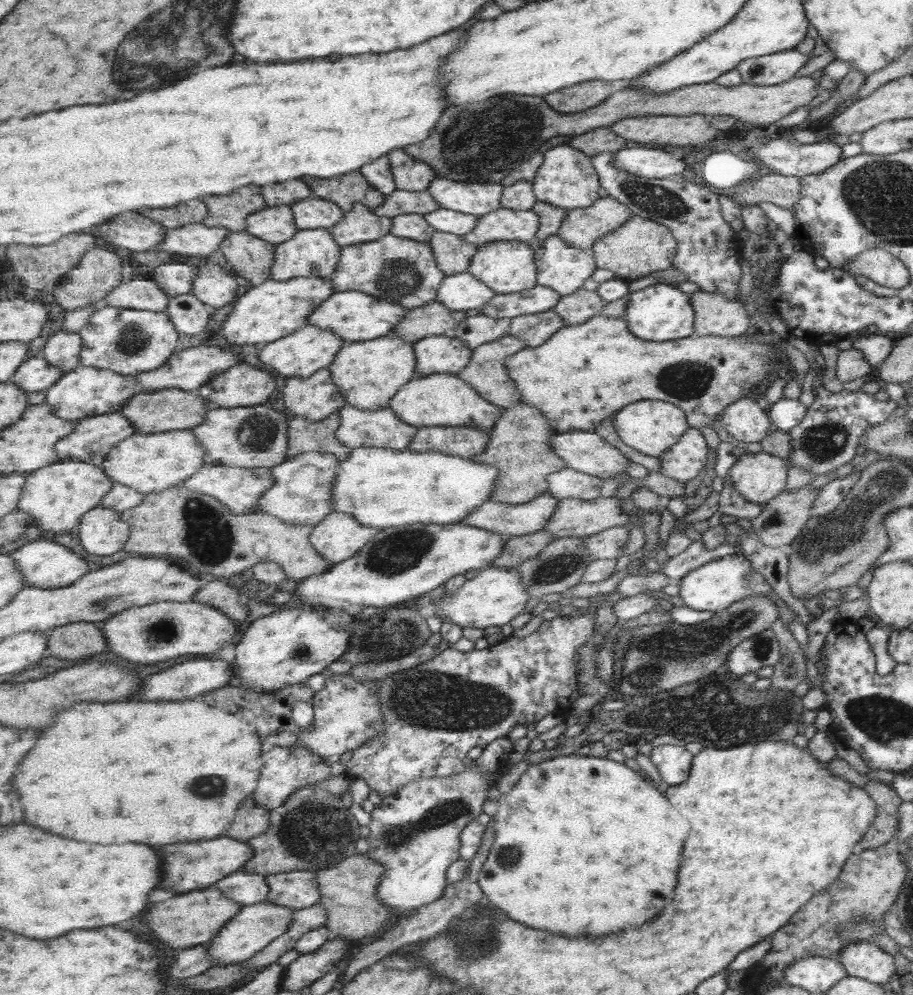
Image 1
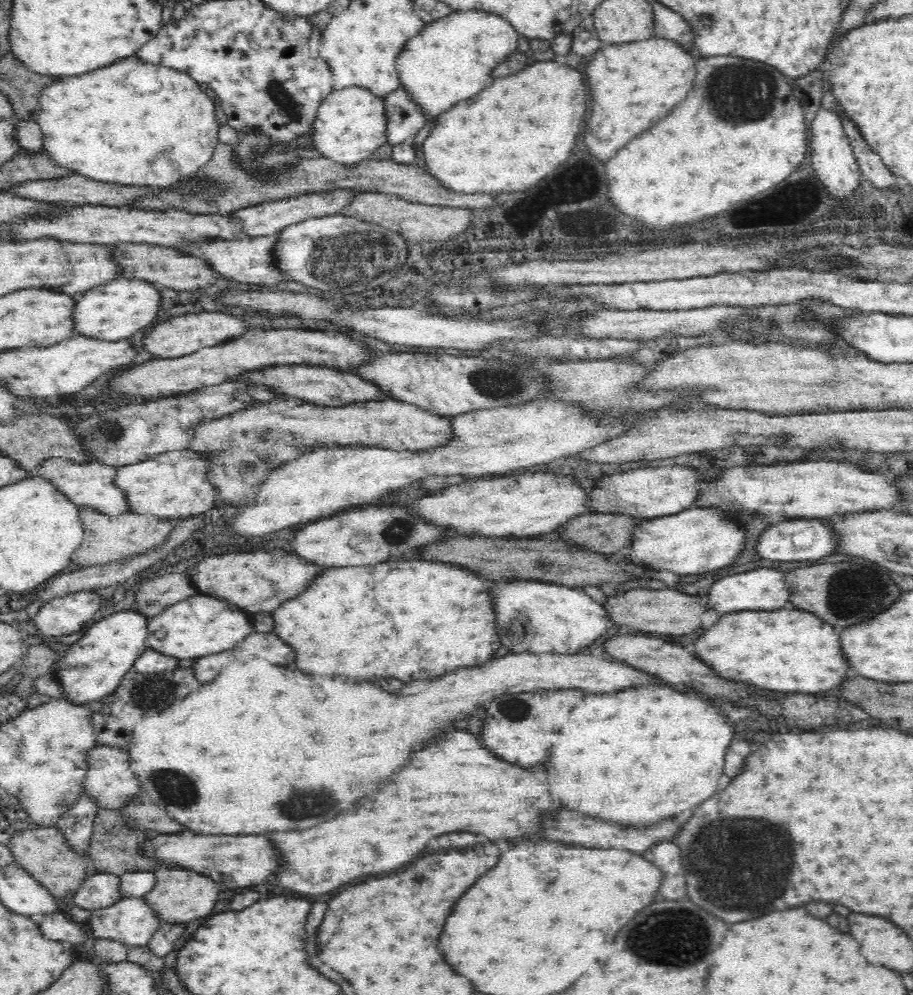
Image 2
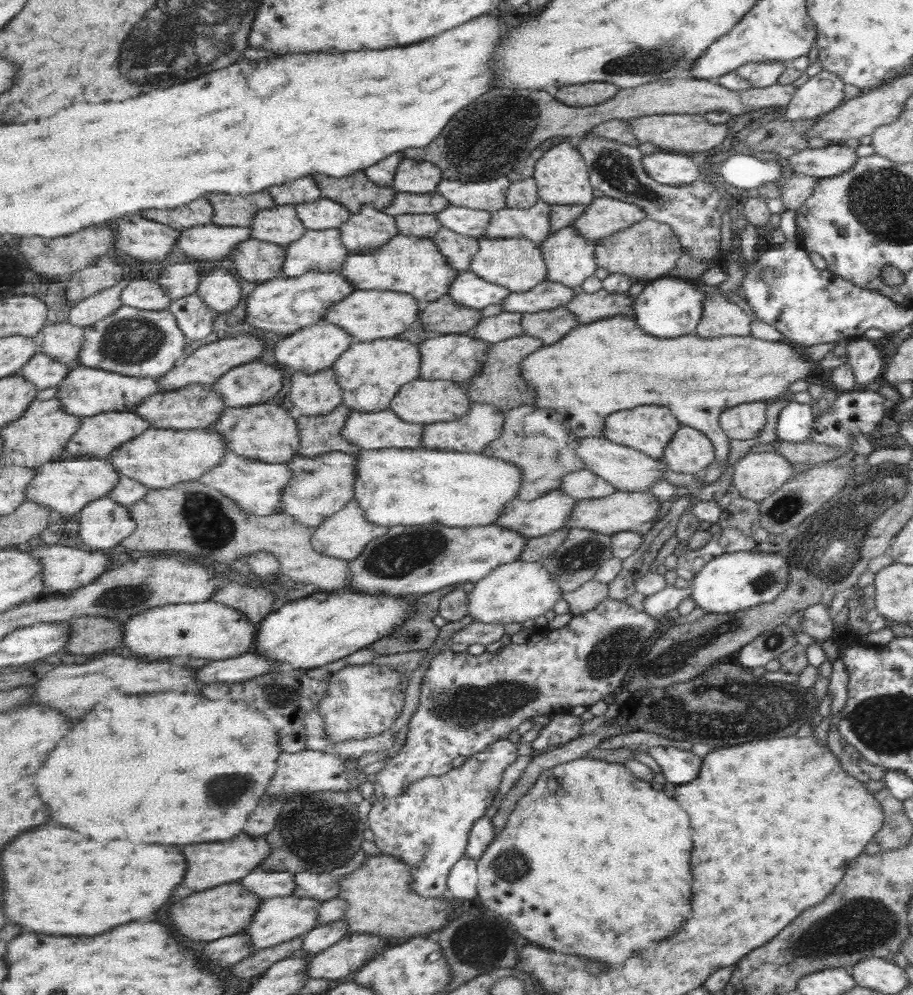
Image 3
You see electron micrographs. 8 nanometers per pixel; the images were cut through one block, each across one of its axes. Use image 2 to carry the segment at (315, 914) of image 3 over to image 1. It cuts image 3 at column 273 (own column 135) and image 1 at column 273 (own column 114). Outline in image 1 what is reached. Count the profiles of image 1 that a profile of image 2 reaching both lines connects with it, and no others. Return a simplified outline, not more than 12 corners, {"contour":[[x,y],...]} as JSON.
{"contour":[[245,906],[209,942],[217,966],[239,966],[281,938],[295,910]]}

